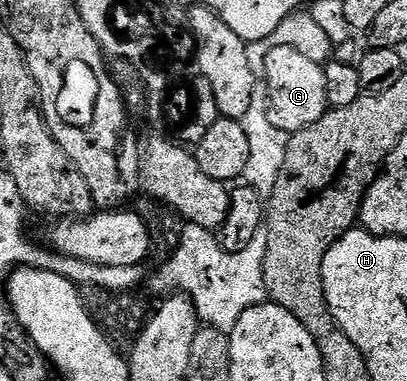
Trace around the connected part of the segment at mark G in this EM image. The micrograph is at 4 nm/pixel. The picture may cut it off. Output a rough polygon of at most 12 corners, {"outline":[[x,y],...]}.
{"outline":[[271,49],[271,125],[294,132],[330,110],[324,66],[299,49]]}

